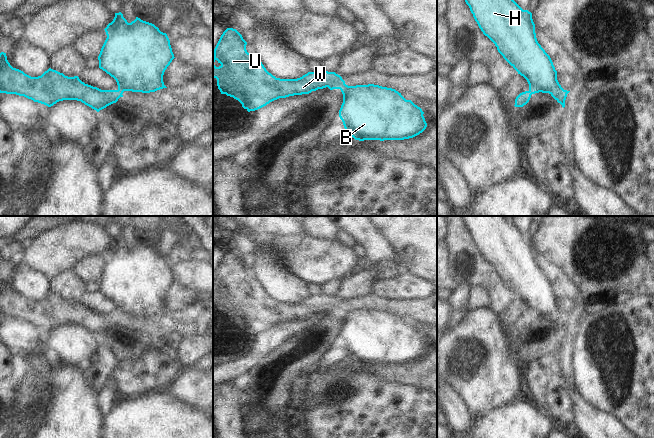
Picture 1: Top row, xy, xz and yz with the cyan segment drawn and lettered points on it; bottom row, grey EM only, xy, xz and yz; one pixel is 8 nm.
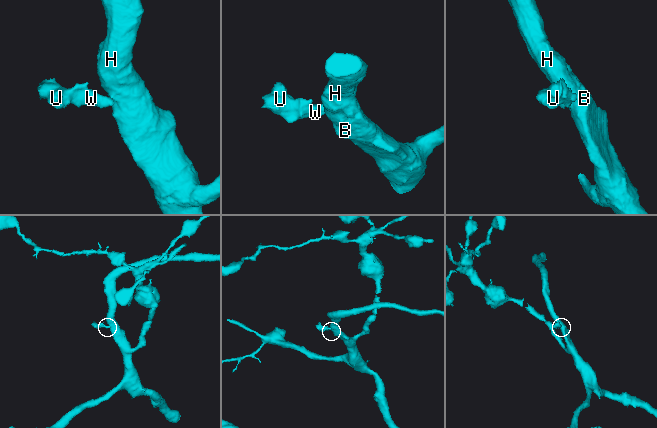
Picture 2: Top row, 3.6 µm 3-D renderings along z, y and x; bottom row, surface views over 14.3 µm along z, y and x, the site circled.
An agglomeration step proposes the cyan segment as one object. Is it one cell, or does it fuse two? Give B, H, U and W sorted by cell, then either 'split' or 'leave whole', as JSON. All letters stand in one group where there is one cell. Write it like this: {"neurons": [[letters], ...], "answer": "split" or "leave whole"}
{"neurons": [["B", "H"], ["U", "W"]], "answer": "split"}

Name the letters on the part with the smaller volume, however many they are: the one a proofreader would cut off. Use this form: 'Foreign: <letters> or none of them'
Foreign: U, W

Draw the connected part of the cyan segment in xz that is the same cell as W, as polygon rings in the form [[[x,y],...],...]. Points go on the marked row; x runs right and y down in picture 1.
[[[227,28],[214,49],[213,78],[217,79],[217,86],[221,94],[238,100],[248,112],[258,110],[279,98],[309,94],[326,87],[330,90],[340,89],[345,84],[340,75],[323,69],[308,72],[297,79],[276,78],[266,70],[255,55],[247,52],[246,45],[247,42],[236,29]]]

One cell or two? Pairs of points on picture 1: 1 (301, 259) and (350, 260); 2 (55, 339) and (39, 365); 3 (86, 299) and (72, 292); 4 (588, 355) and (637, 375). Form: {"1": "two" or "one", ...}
{"1": "one", "2": "two", "3": "two", "4": "one"}

